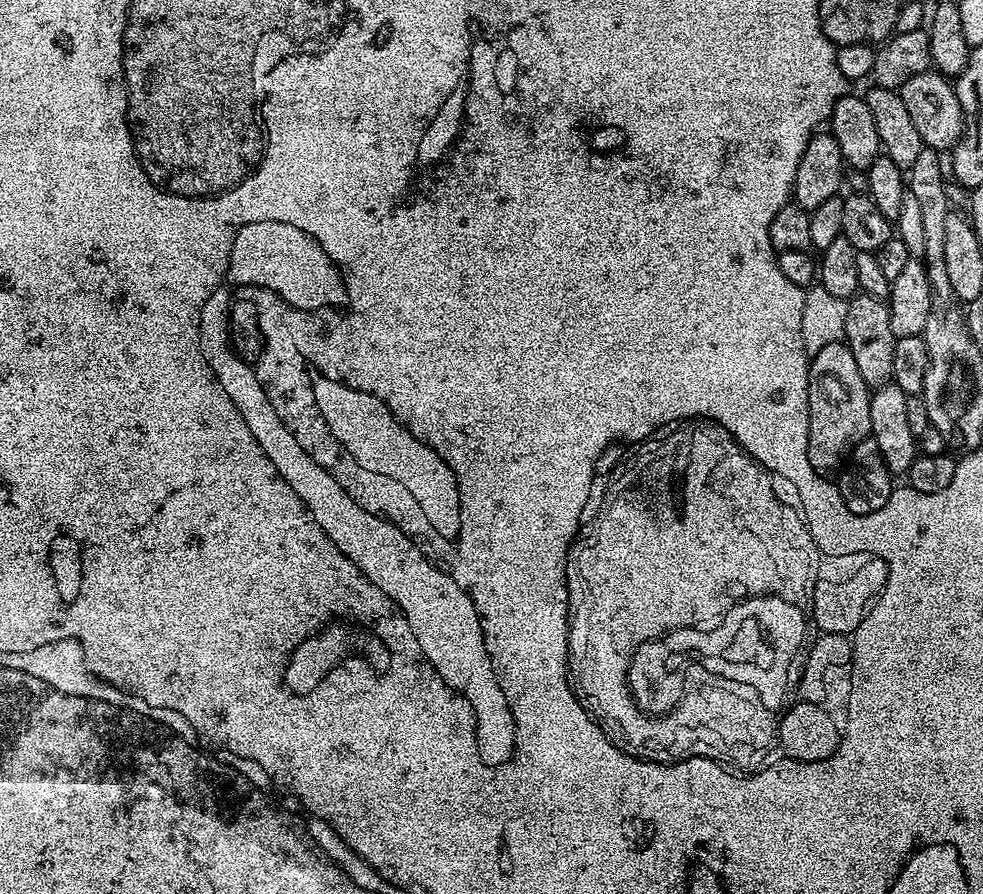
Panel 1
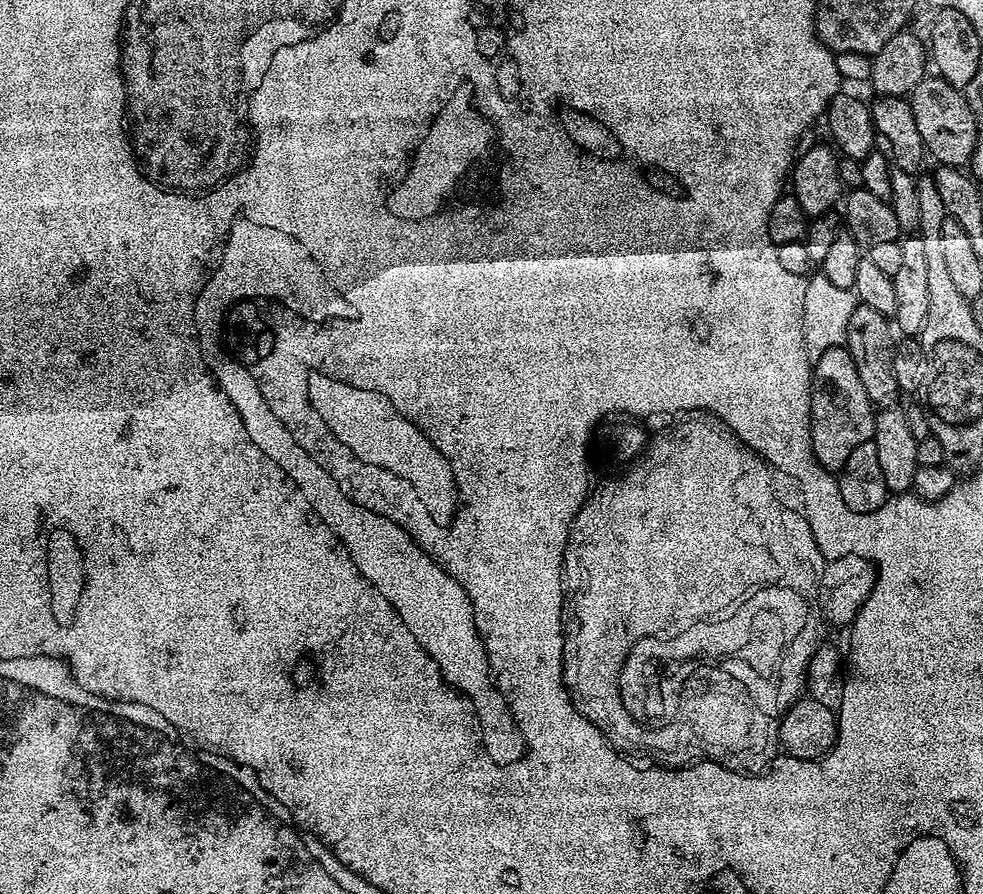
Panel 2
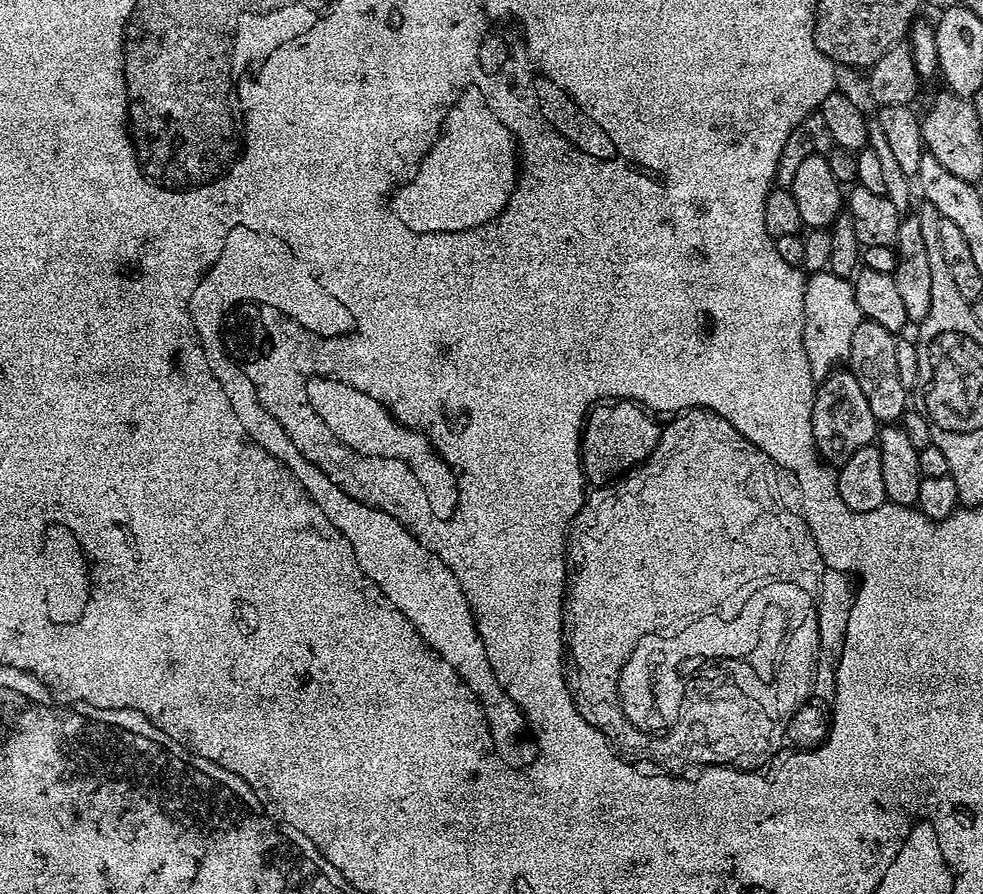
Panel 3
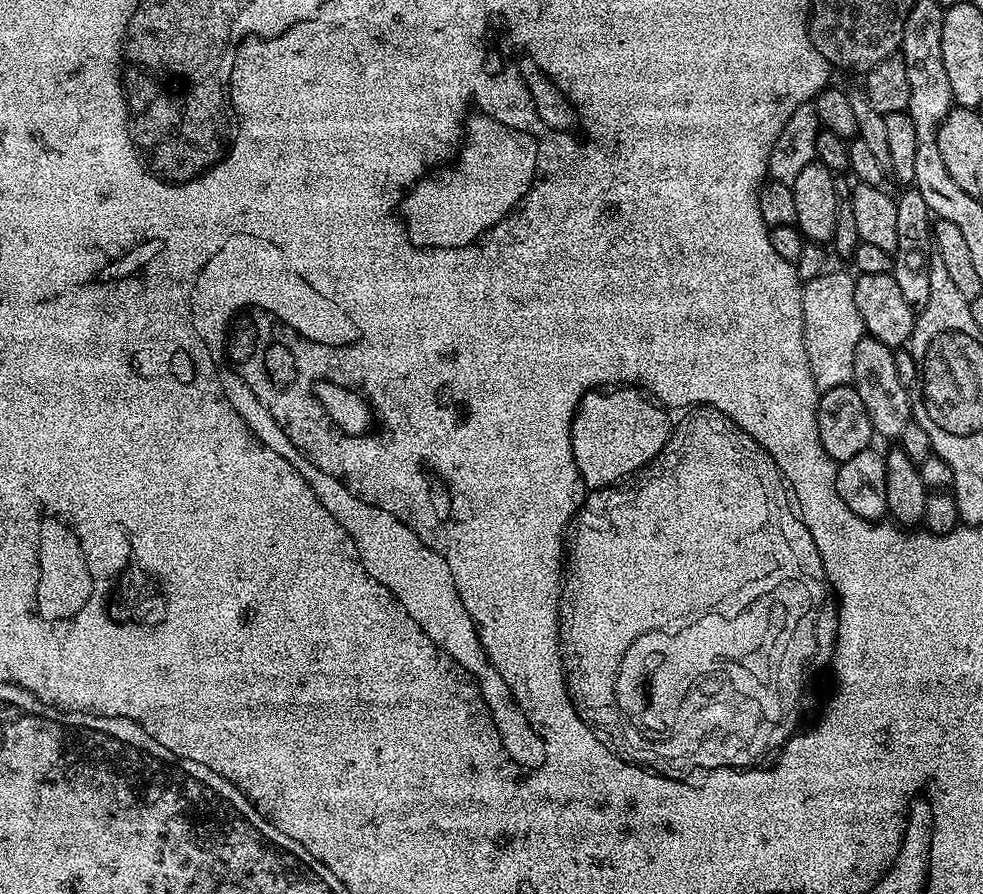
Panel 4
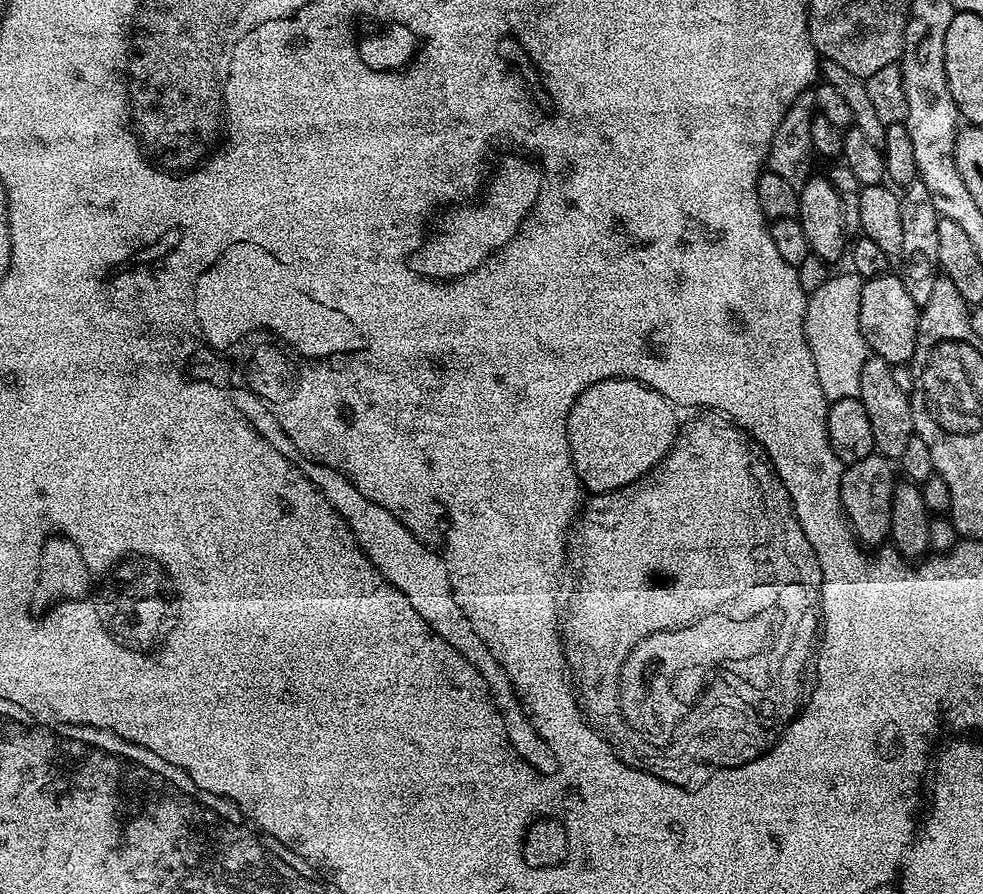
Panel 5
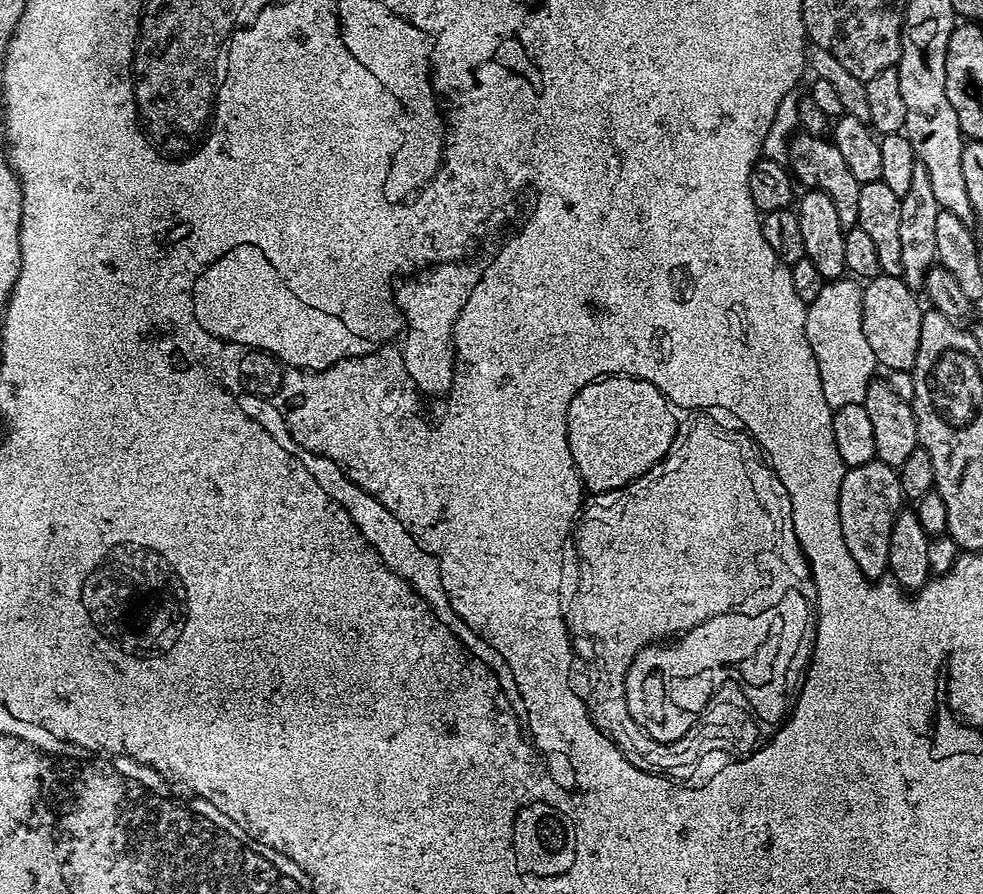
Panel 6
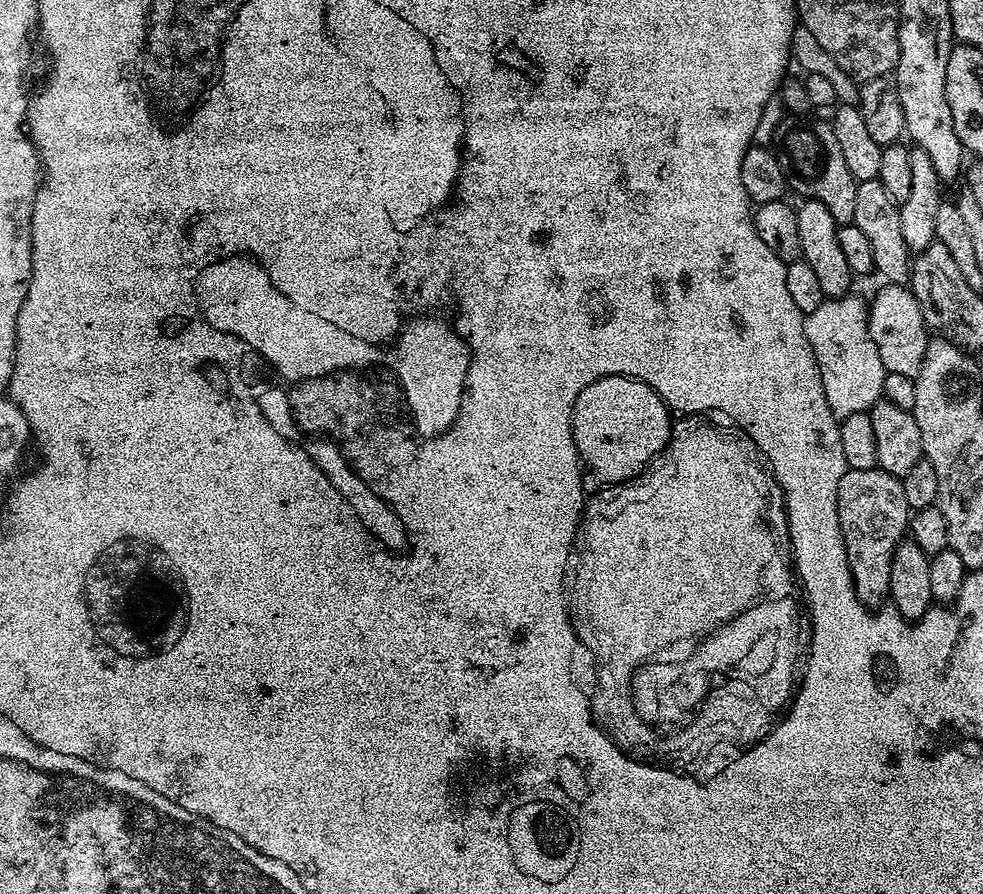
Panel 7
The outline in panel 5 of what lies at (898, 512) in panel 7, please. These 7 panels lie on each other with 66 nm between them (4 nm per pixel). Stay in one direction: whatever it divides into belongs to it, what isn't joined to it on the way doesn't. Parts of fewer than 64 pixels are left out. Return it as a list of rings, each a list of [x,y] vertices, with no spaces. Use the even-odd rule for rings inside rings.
[[[873,454],[847,465],[840,473],[840,501],[844,515],[852,525],[853,536],[872,550],[879,549],[889,539],[890,506],[898,483],[897,477],[892,477],[892,468],[894,472],[893,461],[887,456]]]

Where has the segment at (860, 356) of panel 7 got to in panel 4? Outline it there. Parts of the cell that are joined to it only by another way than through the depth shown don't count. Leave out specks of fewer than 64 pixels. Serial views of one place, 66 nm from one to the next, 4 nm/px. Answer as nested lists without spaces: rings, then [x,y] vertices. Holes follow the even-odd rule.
[[[805,243],[802,258],[798,258],[796,263],[796,272],[801,281],[807,282],[802,294],[806,358],[810,362],[810,374],[817,389],[825,392],[852,383],[855,350],[866,333],[862,314],[858,314],[858,306],[854,302],[856,276],[851,271],[824,272],[824,252],[820,248],[823,247],[819,243]]]

